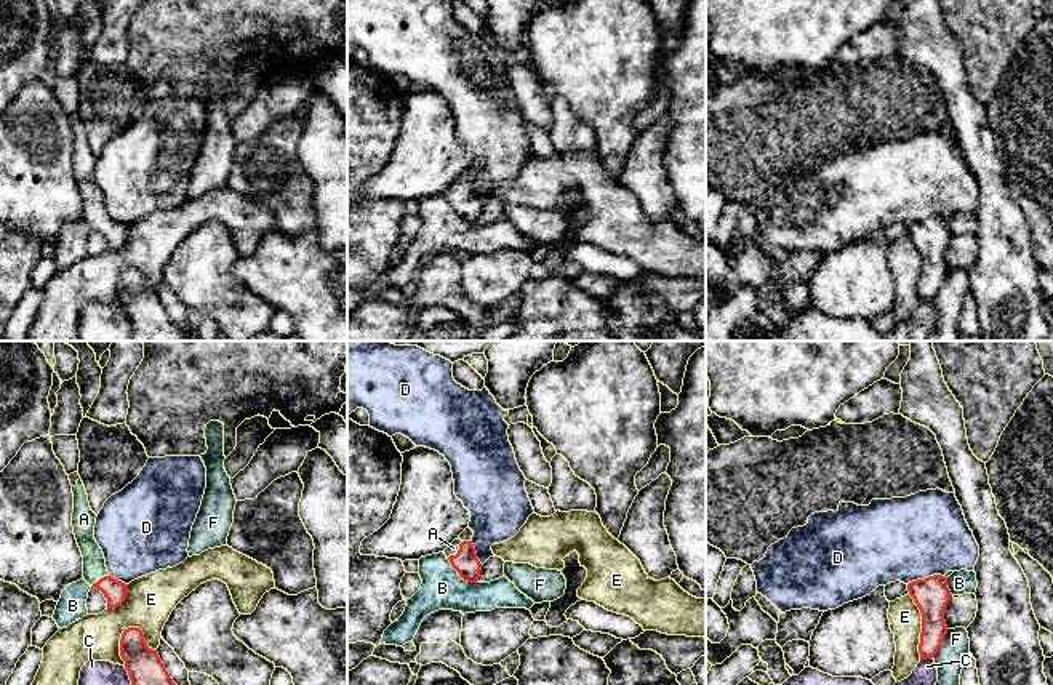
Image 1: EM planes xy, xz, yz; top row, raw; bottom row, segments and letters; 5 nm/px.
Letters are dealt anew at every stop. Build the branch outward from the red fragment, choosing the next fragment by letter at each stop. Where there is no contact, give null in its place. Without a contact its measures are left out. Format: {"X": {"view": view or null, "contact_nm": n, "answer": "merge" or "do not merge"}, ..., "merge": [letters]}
{"A": {"view": "xz", "contact_nm": 120, "answer": "merge"}, "B": {"view": "xz", "contact_nm": 110, "answer": "do not merge"}, "C": {"view": "yz", "contact_nm": 70, "answer": "do not merge"}, "D": {"view": "yz", "contact_nm": 200, "answer": "do not merge"}, "E": {"view": "xy", "contact_nm": 220, "answer": "do not merge"}, "F": {"view": "yz", "contact_nm": 170, "answer": "do not merge"}, "merge": ["A"]}

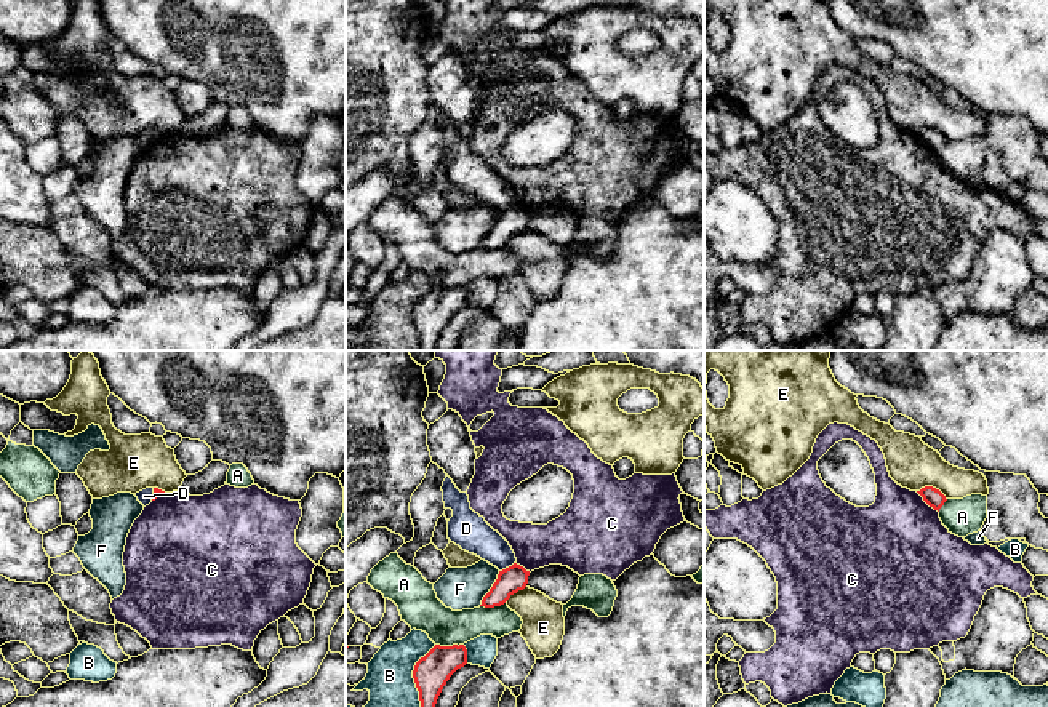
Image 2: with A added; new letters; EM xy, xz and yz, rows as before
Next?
{"A": {"view": "xz", "contact_nm": 140, "answer": "do not merge"}, "B": {"view": "xz", "contact_nm": 340, "answer": "do not merge"}, "C": {"view": "yz", "contact_nm": 160, "answer": "do not merge"}, "D": {"view": "xz", "contact_nm": 90, "answer": "do not merge"}, "E": {"view": "yz", "contact_nm": 160, "answer": "do not merge"}, "F": {"view": "xz", "contact_nm": 200, "answer": "do not merge"}, "merge": []}

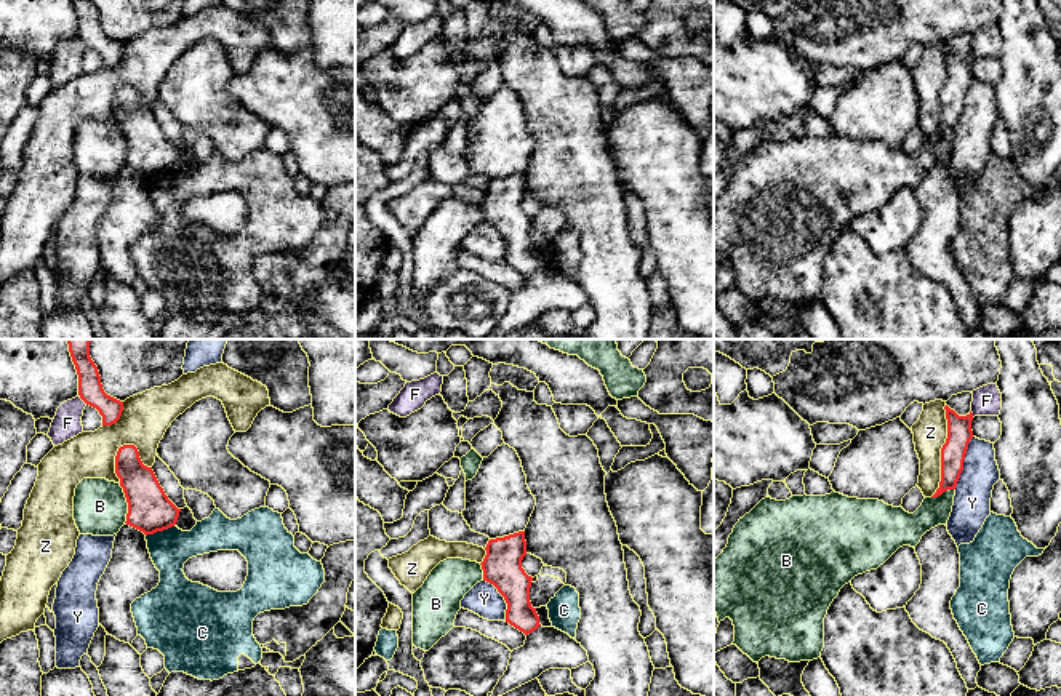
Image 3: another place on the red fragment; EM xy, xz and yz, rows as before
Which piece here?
{"B": {"view": "xy", "contact_nm": 200, "answer": "do not merge"}, "C": {"view": "xy", "contact_nm": 170, "answer": "do not merge"}, "F": {"view": "xy", "contact_nm": 60, "answer": "do not merge"}, "Y": {"view": "yz", "contact_nm": 280, "answer": "do not merge"}, "Z": {"view": "yz", "contact_nm": 480, "answer": "do not merge"}, "merge": []}

